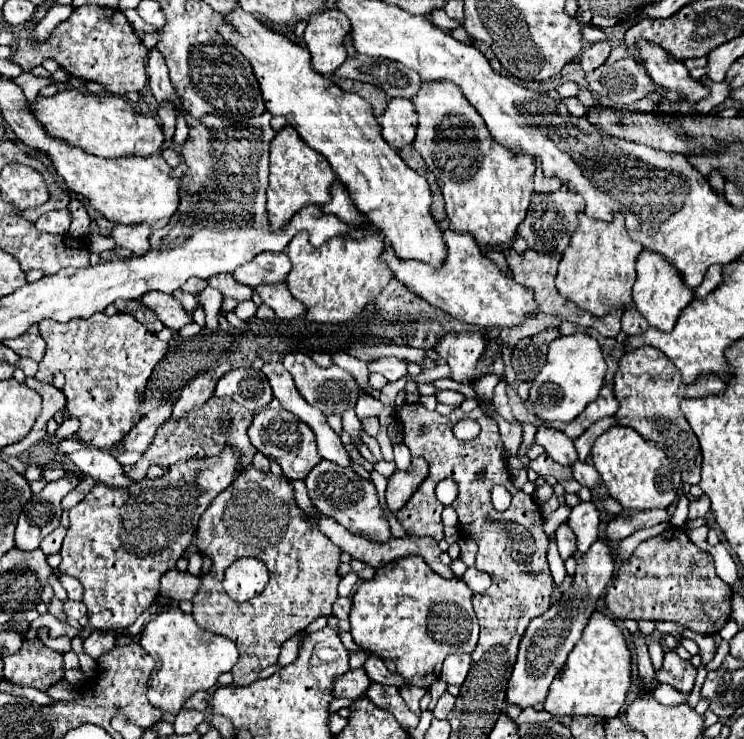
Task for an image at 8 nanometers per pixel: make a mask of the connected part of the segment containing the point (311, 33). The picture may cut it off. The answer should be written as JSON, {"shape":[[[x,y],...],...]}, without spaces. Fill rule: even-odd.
{"shape":[[[328,9],[308,19],[304,43],[312,55],[314,71],[330,75],[340,61],[346,61],[348,53],[344,47],[344,37],[348,29],[350,21],[338,9]]]}

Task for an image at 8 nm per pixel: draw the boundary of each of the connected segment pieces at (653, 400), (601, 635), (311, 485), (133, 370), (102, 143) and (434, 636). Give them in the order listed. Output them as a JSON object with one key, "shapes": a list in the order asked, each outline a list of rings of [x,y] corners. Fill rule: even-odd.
{"shapes":[[[[640,347],[628,351],[618,361],[618,371],[614,375],[614,397],[620,403],[616,419],[620,425],[636,429],[644,439],[654,441],[670,459],[670,463],[680,471],[684,485],[700,483],[700,463],[702,453],[698,439],[690,429],[684,413],[680,411],[680,401],[688,397],[706,397],[716,395],[726,389],[726,383],[716,373],[702,373],[696,377],[696,383],[684,383],[680,373],[672,369],[672,363],[664,353],[654,347]]],[[[594,611],[580,641],[570,651],[560,677],[552,681],[544,701],[544,711],[552,713],[556,719],[562,715],[594,715],[604,719],[616,717],[630,687],[630,657],[630,649],[626,647],[624,635],[616,623],[600,611]]],[[[322,461],[318,463],[306,477],[306,487],[308,487],[308,497],[314,503],[314,507],[326,515],[344,525],[350,533],[376,541],[376,543],[386,543],[392,539],[392,531],[388,525],[388,519],[380,507],[376,487],[370,479],[362,479],[354,469],[350,467],[340,467],[332,461]]],[[[94,313],[90,319],[76,319],[68,323],[40,321],[38,333],[46,341],[46,355],[40,361],[36,379],[40,383],[52,383],[54,373],[60,371],[64,375],[66,383],[62,387],[62,393],[66,397],[66,411],[70,413],[70,417],[76,417],[80,421],[80,429],[76,437],[86,445],[106,449],[106,451],[120,445],[128,435],[128,431],[142,417],[140,403],[144,401],[146,383],[154,367],[164,359],[168,345],[126,313],[116,313],[112,317],[108,317],[106,313]]],[[[62,89],[54,97],[38,95],[36,101],[30,103],[30,111],[36,117],[38,125],[46,129],[46,133],[54,139],[66,141],[70,147],[80,147],[90,155],[116,159],[126,155],[148,157],[160,149],[164,141],[164,133],[160,125],[150,115],[136,115],[128,101],[120,95],[100,93],[90,95],[78,89]]],[[[406,557],[404,561],[388,563],[376,571],[374,579],[360,583],[352,597],[350,625],[354,643],[384,659],[392,659],[396,671],[406,681],[428,689],[440,677],[442,661],[450,653],[472,653],[478,643],[478,619],[472,609],[472,597],[474,591],[462,579],[444,579],[432,573],[420,557]]]]}

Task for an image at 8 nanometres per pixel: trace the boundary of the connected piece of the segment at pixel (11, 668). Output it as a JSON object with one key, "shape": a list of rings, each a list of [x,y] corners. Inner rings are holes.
{"shape":[[[24,639],[18,655],[2,659],[4,679],[20,685],[48,691],[54,683],[64,679],[64,657],[40,639]]]}

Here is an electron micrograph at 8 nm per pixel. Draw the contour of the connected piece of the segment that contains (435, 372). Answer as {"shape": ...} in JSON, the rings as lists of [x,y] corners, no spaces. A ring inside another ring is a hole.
{"shape":[[[442,365],[442,367],[434,367],[434,369],[426,369],[422,371],[418,377],[410,377],[414,379],[416,383],[430,383],[430,381],[436,381],[436,379],[442,379],[448,375],[448,367]]]}

